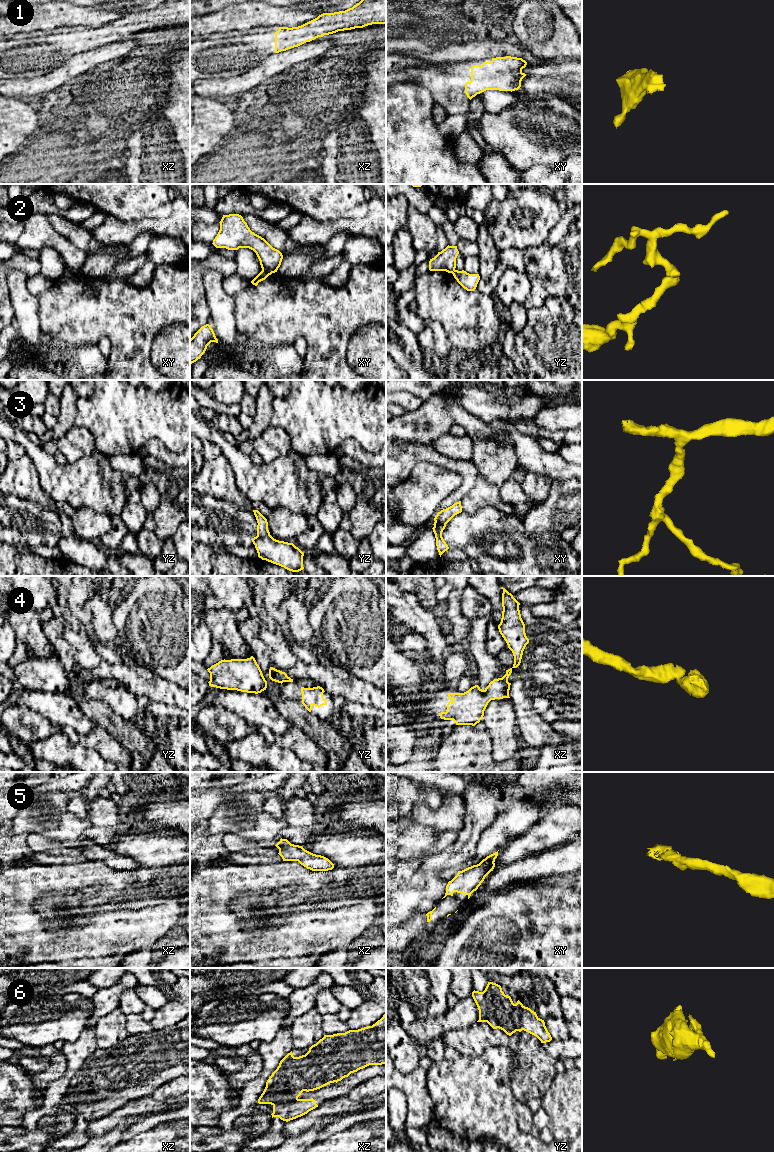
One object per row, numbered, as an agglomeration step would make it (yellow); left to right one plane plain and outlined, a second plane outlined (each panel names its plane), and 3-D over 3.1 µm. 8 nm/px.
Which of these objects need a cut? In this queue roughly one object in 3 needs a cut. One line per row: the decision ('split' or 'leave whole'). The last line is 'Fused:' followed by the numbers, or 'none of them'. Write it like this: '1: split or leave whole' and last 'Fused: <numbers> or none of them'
1: leave whole
2: split
3: leave whole
4: split
5: leave whole
6: leave whole
Fused: 2, 4

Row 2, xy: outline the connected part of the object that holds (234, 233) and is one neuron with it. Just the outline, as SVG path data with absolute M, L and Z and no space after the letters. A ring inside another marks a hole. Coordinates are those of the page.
M223 215L219 223L220 230L212 243L216 248L228 250L249 248L256 253L262 270L277 272L283 259L282 253L252 232L241 215Z

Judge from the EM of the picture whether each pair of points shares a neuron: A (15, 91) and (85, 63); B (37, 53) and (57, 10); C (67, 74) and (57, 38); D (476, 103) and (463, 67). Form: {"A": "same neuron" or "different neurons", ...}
{"A": "same neuron", "B": "different neurons", "C": "different neurons", "D": "different neurons"}

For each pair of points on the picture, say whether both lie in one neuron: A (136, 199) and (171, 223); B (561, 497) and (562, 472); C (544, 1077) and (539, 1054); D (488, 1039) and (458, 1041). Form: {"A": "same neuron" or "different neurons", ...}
{"A": "different neurons", "B": "different neurons", "C": "same neuron", "D": "same neuron"}

